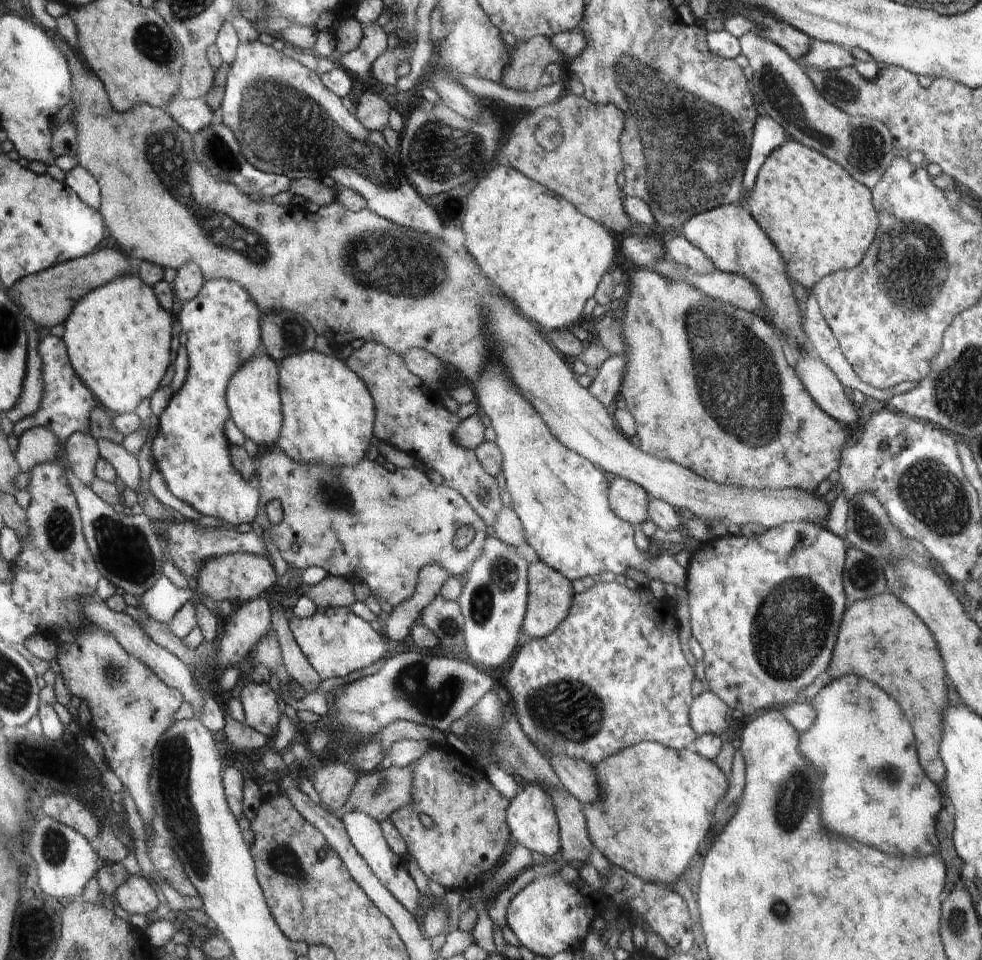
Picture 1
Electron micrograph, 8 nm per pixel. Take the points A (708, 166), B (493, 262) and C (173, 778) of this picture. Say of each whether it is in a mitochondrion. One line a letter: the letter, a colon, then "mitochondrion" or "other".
A: mitochondrion
B: other
C: mitochondrion

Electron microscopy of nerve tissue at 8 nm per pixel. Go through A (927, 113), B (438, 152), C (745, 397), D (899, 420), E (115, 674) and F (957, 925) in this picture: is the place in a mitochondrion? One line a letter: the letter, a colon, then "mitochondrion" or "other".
A: other
B: mitochondrion
C: mitochondrion
D: other
E: mitochondrion
F: mitochondrion

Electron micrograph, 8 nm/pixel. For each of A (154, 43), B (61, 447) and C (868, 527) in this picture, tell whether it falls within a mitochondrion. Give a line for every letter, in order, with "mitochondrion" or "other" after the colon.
A: mitochondrion
B: other
C: mitochondrion

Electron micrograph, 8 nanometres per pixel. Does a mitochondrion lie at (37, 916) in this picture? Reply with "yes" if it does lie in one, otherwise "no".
yes

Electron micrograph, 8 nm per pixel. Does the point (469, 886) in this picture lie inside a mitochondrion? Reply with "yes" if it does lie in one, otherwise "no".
no

